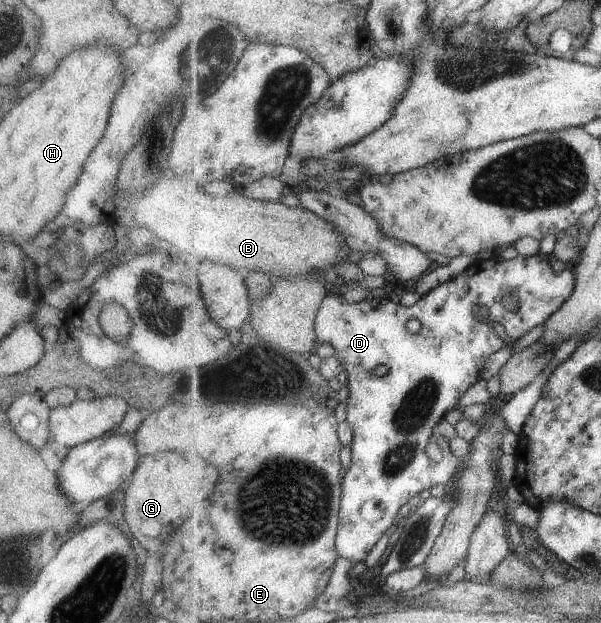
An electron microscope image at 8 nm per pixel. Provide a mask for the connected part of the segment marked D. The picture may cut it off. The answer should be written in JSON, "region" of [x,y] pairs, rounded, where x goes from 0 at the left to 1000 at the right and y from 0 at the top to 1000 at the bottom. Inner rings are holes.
{"region":[[[899,406],[892,411],[875,414],[874,411],[860,411],[857,416],[842,417],[829,414],[824,409],[810,417],[794,417],[782,425],[774,437],[762,441],[759,446],[734,456],[714,467],[712,472],[704,474],[702,482],[689,491],[677,493],[667,486],[659,488],[656,482],[649,482],[646,477],[612,480],[597,486],[582,488],[572,480],[572,472],[547,472],[542,477],[534,499],[527,507],[527,531],[532,549],[546,549],[557,560],[557,570],[572,583],[574,594],[581,604],[581,616],[584,624],[584,639],[581,645],[577,676],[589,690],[589,705],[586,706],[586,745],[574,762],[574,777],[571,783],[571,807],[567,812],[567,846],[564,848],[564,859],[561,867],[562,883],[567,886],[567,892],[584,899],[587,904],[607,902],[609,896],[616,892],[616,886],[626,880],[626,873],[642,860],[642,854],[649,851],[649,844],[656,841],[659,835],[659,825],[666,822],[666,815],[672,815],[672,809],[679,809],[689,796],[699,793],[705,783],[720,787],[725,778],[745,777],[759,758],[762,758],[765,748],[772,746],[772,738],[762,735],[752,719],[749,719],[749,706],[742,701],[729,701],[729,713],[739,726],[739,732],[727,745],[719,742],[719,735],[712,732],[712,713],[719,709],[722,697],[725,697],[725,684],[740,674],[745,668],[745,661],[752,661],[755,655],[760,655],[765,648],[765,642],[779,632],[779,626],[795,613],[802,604],[807,591],[810,589],[812,578],[820,568],[825,568],[830,562],[835,562],[840,554],[852,549],[859,549],[875,539],[882,530],[889,530],[892,523],[907,520],[913,515],[913,510],[932,499],[940,491],[943,483],[952,478],[955,467],[960,465],[960,438],[955,427],[945,429],[943,433],[928,440],[922,437],[918,430],[918,417],[915,411],[922,413],[922,408],[907,409]],[[847,474],[855,474],[864,480],[864,496],[845,498],[845,493],[839,488],[840,478]],[[795,494],[809,494],[814,499],[814,514],[809,514],[809,507],[795,507]],[[687,510],[694,510],[702,517],[704,530],[694,535],[674,530],[676,520]],[[840,526],[842,539],[835,539],[829,530]]]}

